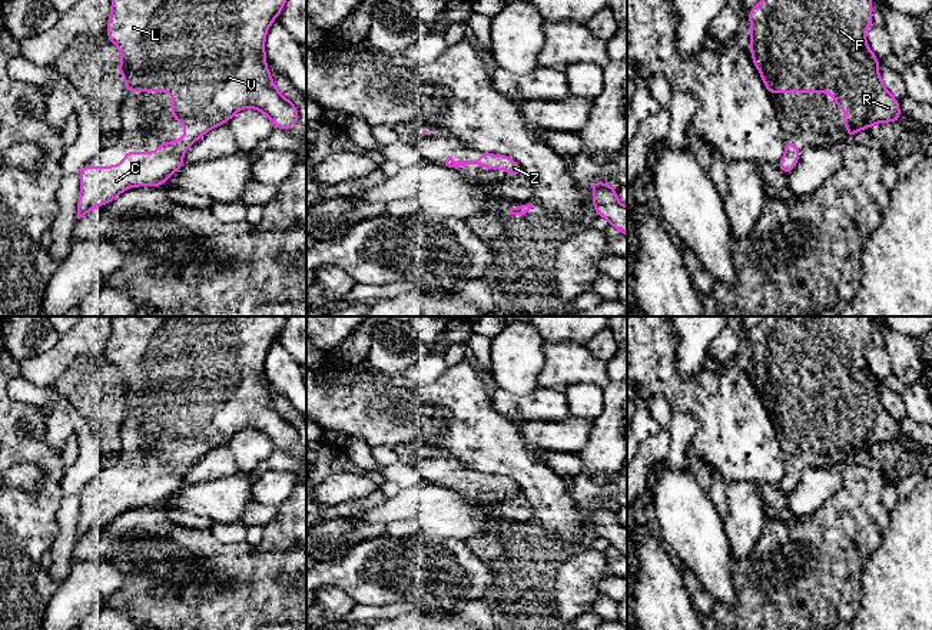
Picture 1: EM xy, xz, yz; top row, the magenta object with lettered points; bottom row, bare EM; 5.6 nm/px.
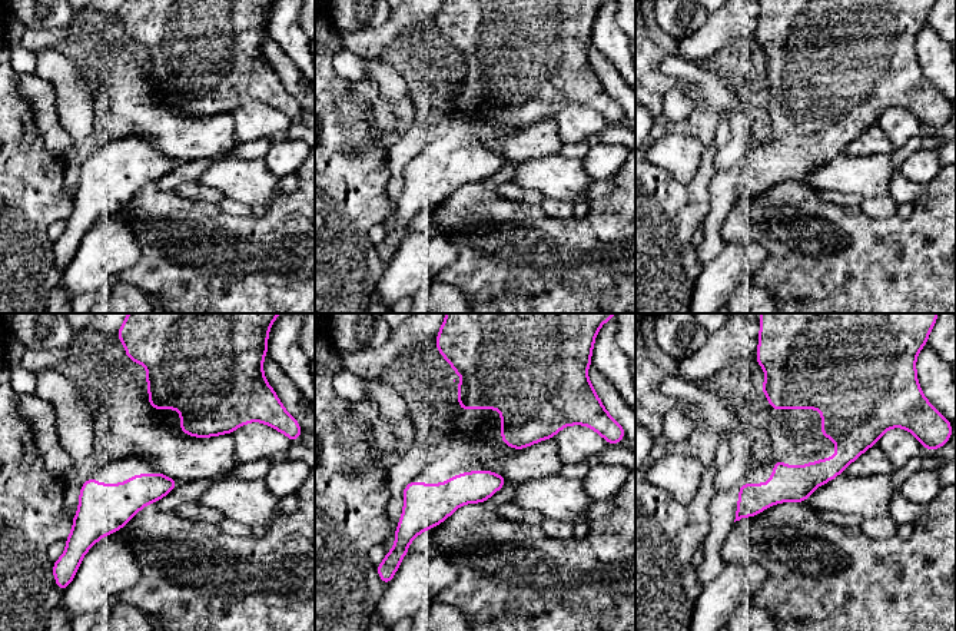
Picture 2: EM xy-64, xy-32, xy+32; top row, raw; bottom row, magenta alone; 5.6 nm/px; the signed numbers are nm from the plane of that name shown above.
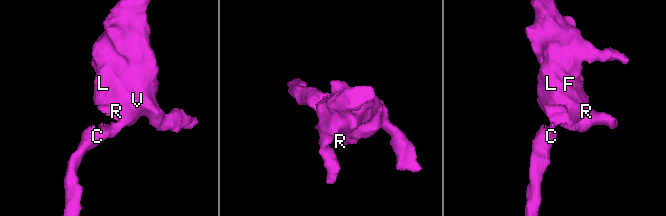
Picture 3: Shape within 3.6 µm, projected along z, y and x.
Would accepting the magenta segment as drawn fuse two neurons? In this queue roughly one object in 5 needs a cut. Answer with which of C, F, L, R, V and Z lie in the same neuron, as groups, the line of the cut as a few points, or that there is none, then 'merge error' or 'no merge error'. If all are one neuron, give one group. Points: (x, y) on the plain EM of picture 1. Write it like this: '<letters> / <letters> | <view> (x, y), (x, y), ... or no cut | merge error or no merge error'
C F L R V Z | no cut | no merge error

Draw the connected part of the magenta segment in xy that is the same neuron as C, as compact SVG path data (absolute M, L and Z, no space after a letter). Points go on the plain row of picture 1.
M113 316L110 338L107 341L107 358L120 371L122 385L115 391L125 398L125 412L170 412L172 414L172 438L175 442L185 444L185 457L168 464L159 464L155 472L135 474L127 468L127 475L116 487L90 487L84 485L77 494L80 495L80 515L77 523L77 540L87 536L93 528L105 525L116 520L126 508L135 507L163 507L165 501L178 493L185 484L182 477L188 468L202 458L210 450L228 444L229 440L241 430L252 428L266 435L276 450L289 451L289 448L299 441L296 427L279 414L272 402L266 387L265 358L272 342L282 332L288 316Z

